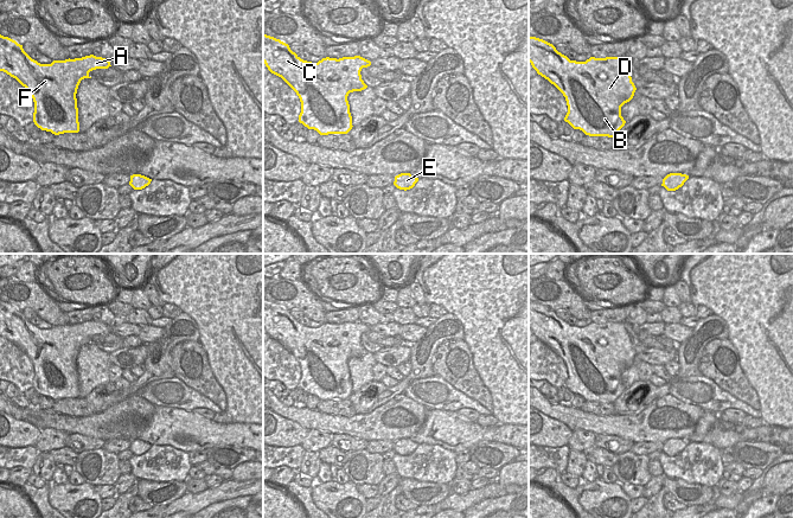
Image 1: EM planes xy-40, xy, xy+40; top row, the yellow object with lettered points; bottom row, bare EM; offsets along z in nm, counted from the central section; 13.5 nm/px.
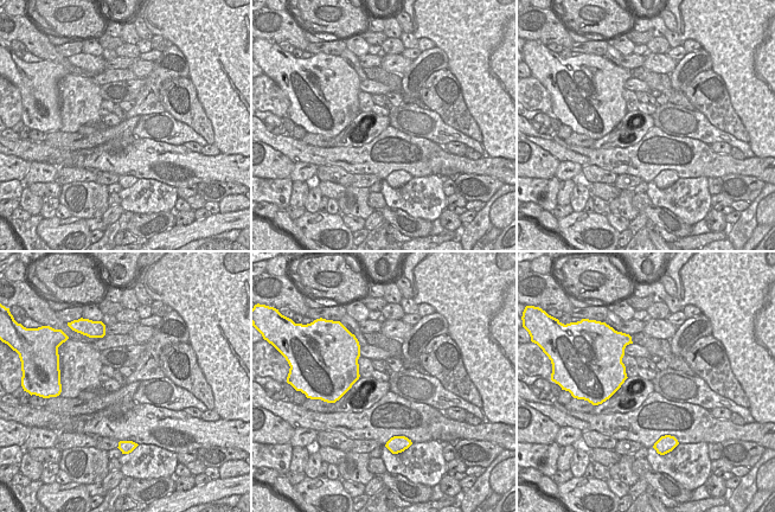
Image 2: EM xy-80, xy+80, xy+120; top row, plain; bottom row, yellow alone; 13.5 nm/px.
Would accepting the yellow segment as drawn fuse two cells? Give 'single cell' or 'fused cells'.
single cell

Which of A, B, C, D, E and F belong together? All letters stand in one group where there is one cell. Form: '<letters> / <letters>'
A B C D E F

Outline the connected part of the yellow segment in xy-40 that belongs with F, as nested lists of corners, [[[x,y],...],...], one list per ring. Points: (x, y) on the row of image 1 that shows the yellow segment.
[[[0,34],[0,71],[15,78],[34,102],[33,122],[55,135],[78,133],[77,89],[89,72],[108,69],[110,60],[94,55],[40,64],[15,40]]]

